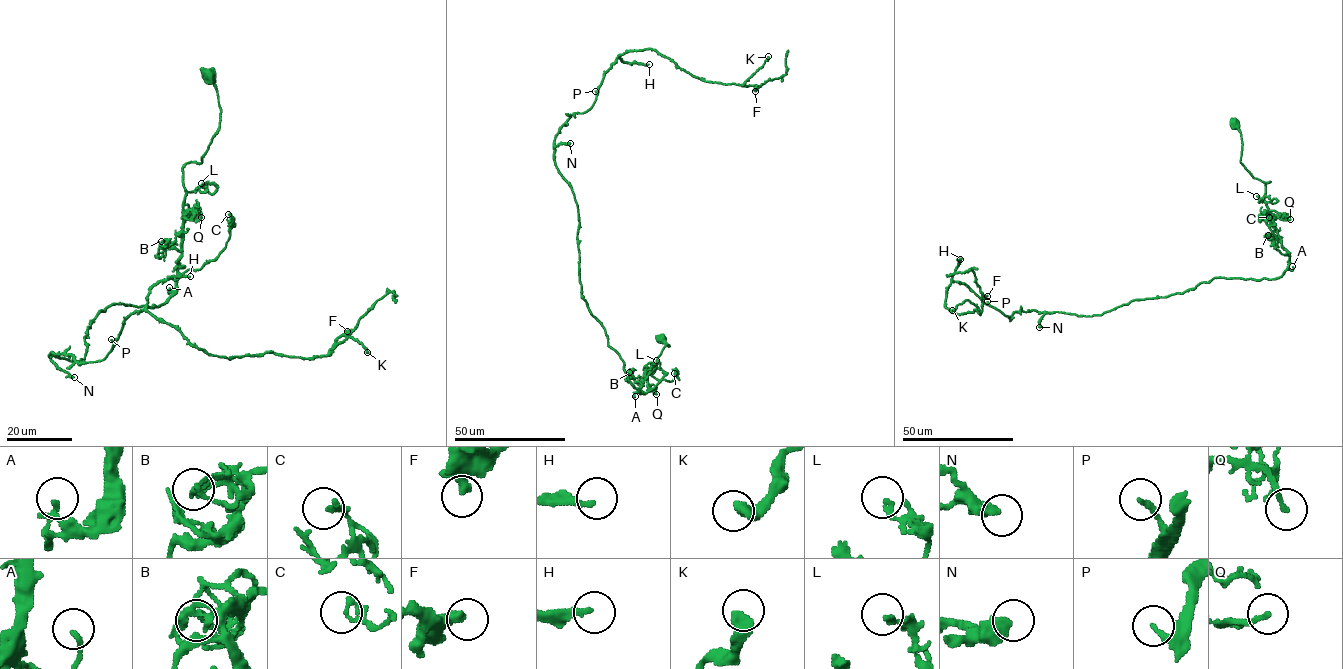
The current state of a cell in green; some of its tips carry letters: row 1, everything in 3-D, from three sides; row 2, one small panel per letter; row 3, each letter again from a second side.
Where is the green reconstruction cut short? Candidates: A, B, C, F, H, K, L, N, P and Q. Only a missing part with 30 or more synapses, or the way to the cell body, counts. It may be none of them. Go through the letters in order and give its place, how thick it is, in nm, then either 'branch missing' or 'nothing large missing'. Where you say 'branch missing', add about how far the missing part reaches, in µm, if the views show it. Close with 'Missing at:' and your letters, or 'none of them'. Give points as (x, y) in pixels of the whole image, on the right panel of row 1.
A: (1292, 266) | 170 nm | nothing large missing
B: (1268, 235) | 240 nm | nothing large missing
C: (1269, 217) | 200 nm | nothing large missing
F: (987, 296) | 440 nm | nothing large missing
H: (960, 259) | 220 nm | branch missing | 80 µm
K: (952, 310) | 500 nm | nothing large missing
L: (1256, 196) | 200 nm | nothing large missing
N: (1039, 327) | 460 nm | nothing large missing
P: (987, 301) | 200 nm | nothing large missing
Q: (1290, 219) | 180 nm | nothing large missing
Missing at: H

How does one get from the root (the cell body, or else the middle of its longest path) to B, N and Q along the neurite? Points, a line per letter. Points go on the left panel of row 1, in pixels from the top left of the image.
B: (209, 76), (217, 91), (219, 130), (201, 161), (183, 168), (181, 232), (169, 245), (161, 241)
N: (209, 76), (220, 125), (183, 168), (177, 289), (100, 311), (84, 359), (50, 356), (74, 377)
Q: (209, 76), (217, 91), (219, 130), (201, 161), (187, 162), (183, 168), (188, 215), (201, 217)

